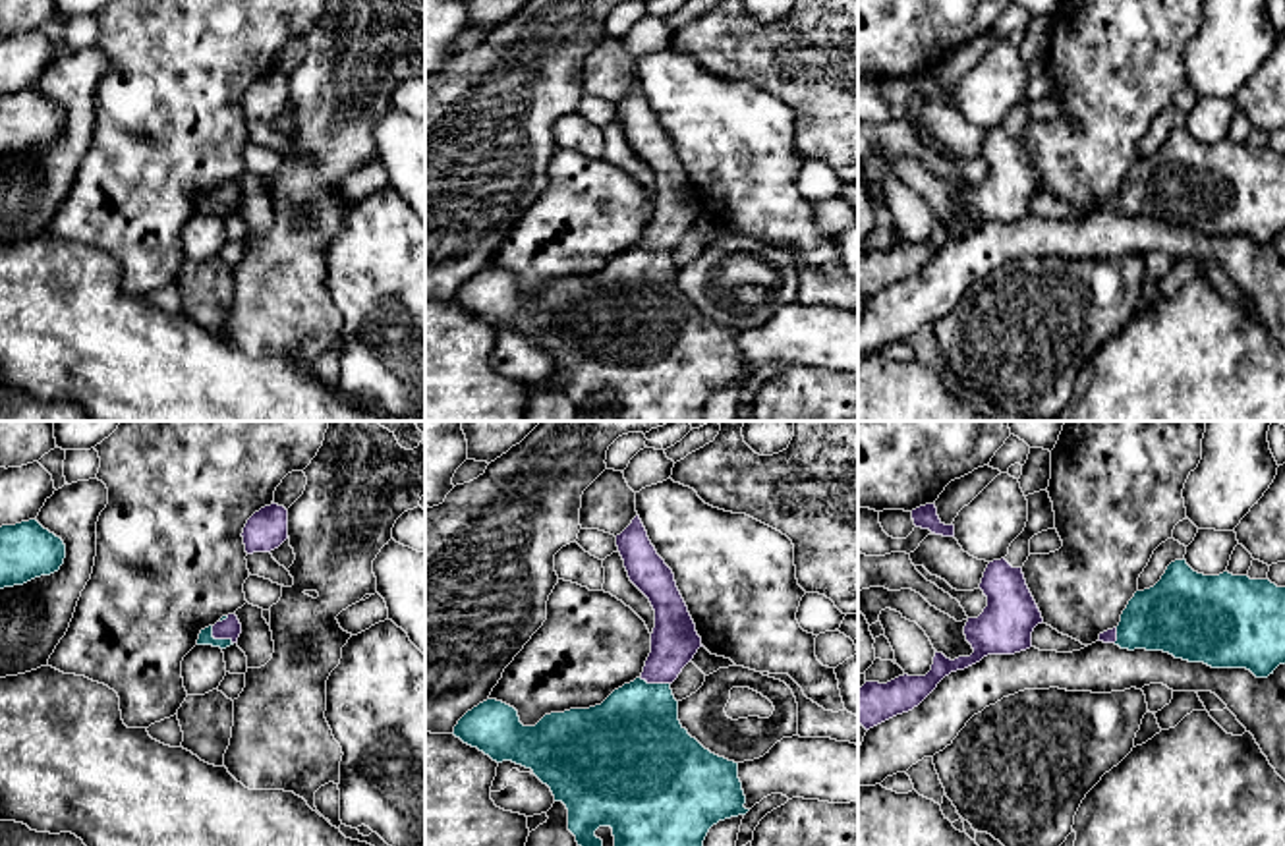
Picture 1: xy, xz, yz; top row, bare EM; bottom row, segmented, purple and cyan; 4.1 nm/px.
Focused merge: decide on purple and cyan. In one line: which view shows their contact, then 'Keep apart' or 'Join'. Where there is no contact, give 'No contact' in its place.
Touches purple in xy. Join

